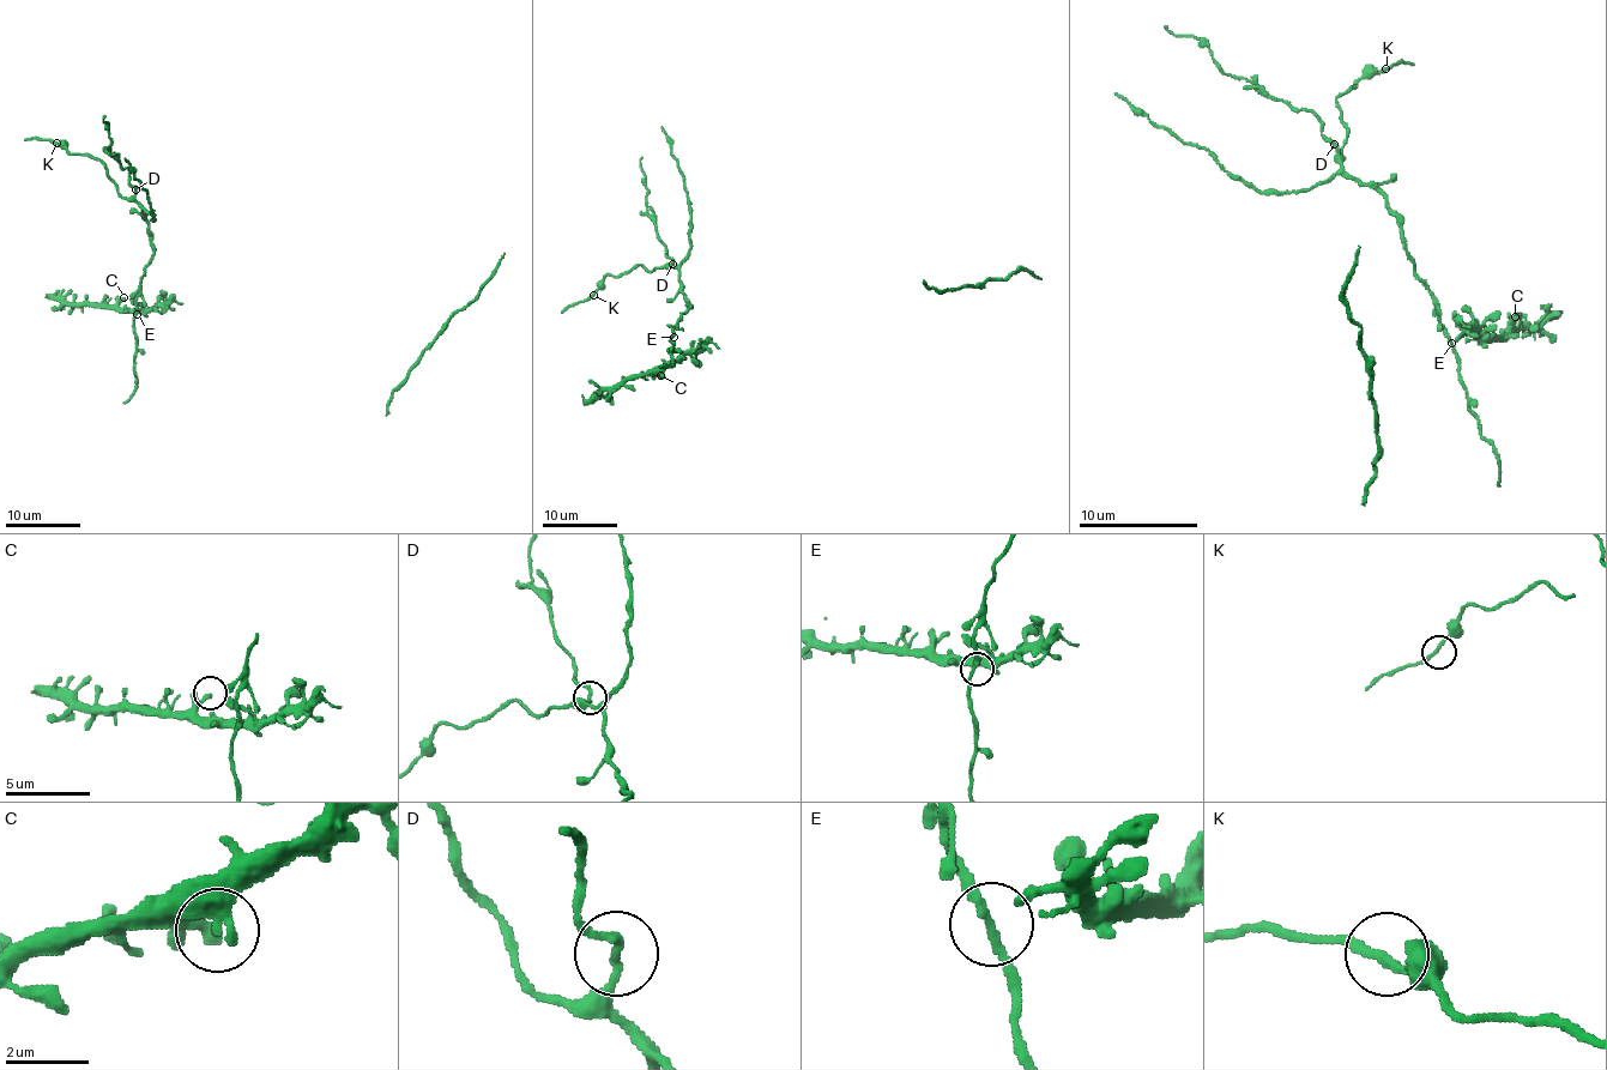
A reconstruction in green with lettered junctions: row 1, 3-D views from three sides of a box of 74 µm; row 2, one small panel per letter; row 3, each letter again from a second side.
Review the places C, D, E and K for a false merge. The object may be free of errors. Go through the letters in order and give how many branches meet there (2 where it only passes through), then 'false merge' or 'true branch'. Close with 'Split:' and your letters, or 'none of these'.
C: branches 2; true branch
D: branches 2; true branch
E: branches 2; true branch
K: branches 2; true branch
Split: none of these

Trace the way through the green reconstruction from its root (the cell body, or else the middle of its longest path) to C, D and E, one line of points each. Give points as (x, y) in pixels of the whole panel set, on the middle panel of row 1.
C: (719, 348), (704, 342), (657, 368), (656, 372), (660, 375)
D: (719, 348), (704, 342), (683, 354), (670, 348), (672, 328), (690, 307), (680, 284), (680, 271), (672, 264)
E: (719, 348), (704, 342), (696, 350), (682, 354), (670, 348), (674, 337)

